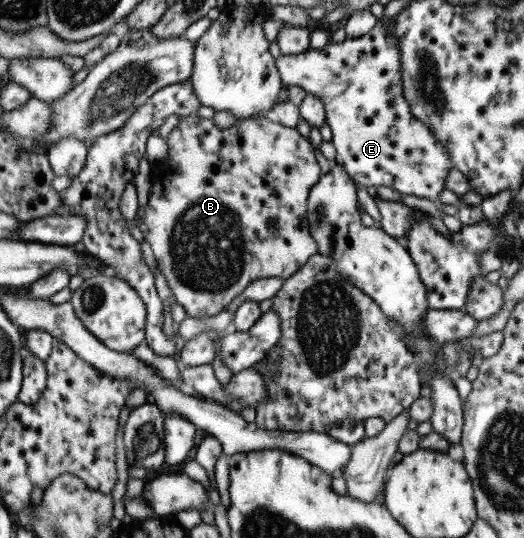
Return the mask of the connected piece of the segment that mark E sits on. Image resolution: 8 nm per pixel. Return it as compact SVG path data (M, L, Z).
M393 17L385 19L377 18L377 20L374 27L360 37L354 39L345 38L341 43L331 42L324 45L320 50L307 50L306 52L300 52L296 55L279 56L275 59L279 79L284 87L296 85L296 87L301 87L306 94L315 95L321 99L325 123L331 131L329 142L334 146L336 162L344 168L344 171L350 176L352 182L358 183L358 186L363 186L364 188L384 186L392 188L401 195L412 195L417 198L437 201L438 194L444 190L444 177L446 177L448 169L452 168L451 163L449 162L447 153L443 149L443 145L435 141L431 131L423 125L423 123L420 123L417 119L412 119L408 105L406 105L406 101L402 99L400 52L398 52L398 42L396 42L395 37L391 35L391 31L393 30Z

